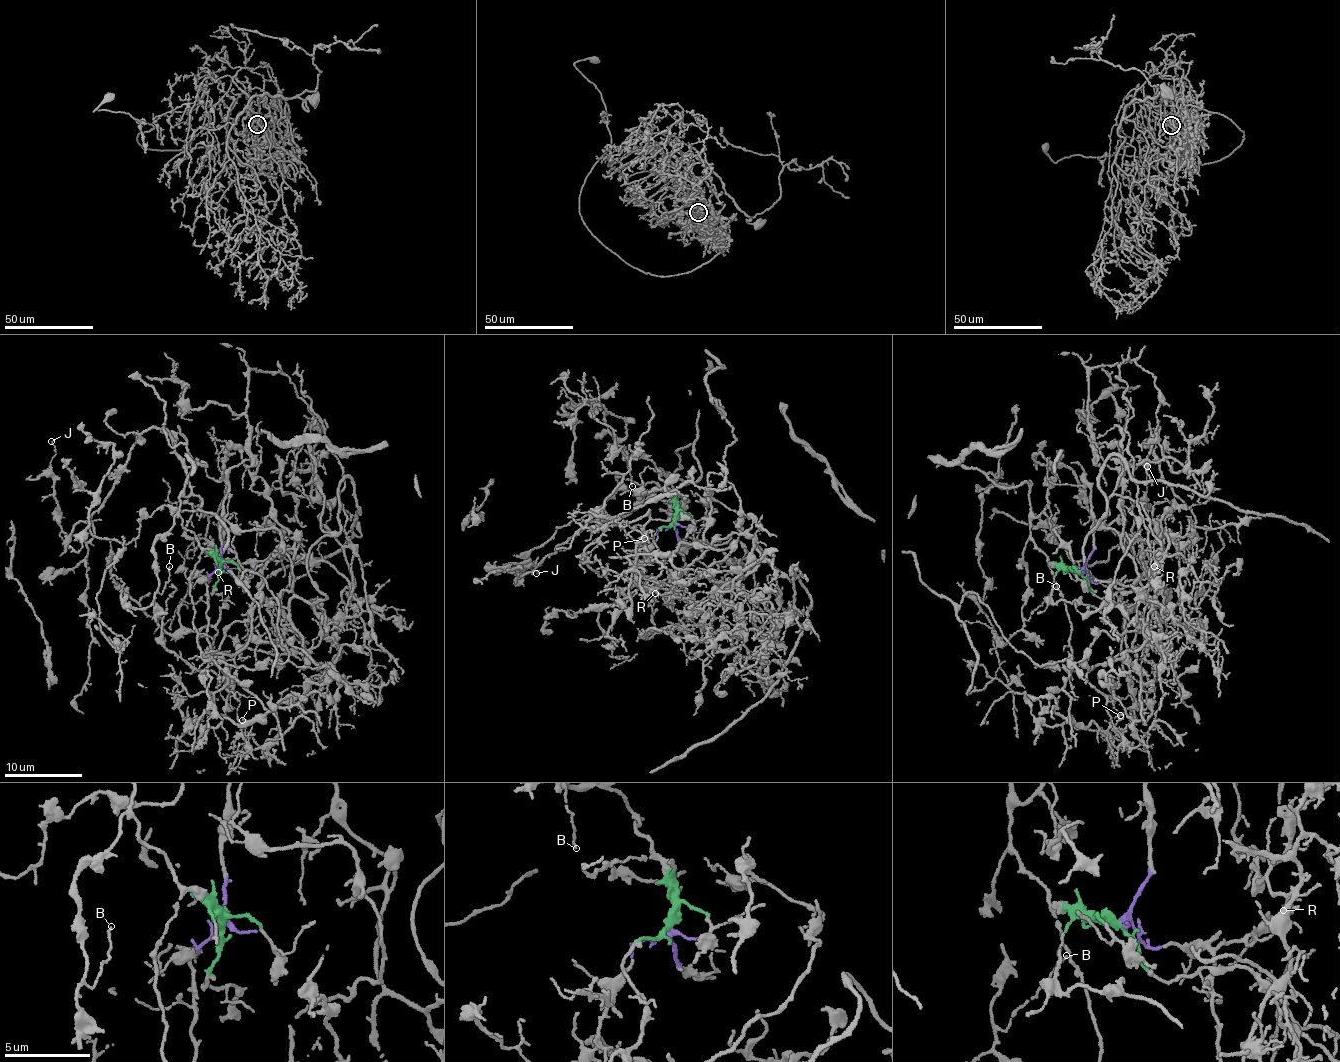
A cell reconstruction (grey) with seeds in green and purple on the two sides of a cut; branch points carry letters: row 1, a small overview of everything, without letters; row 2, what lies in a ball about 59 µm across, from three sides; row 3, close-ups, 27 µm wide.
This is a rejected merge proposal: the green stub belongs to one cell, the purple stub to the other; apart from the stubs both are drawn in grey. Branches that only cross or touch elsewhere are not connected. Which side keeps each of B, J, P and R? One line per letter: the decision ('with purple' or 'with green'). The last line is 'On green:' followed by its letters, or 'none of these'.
B: with green
J: with green
P: with purple
R: with purple
On green: B, J

